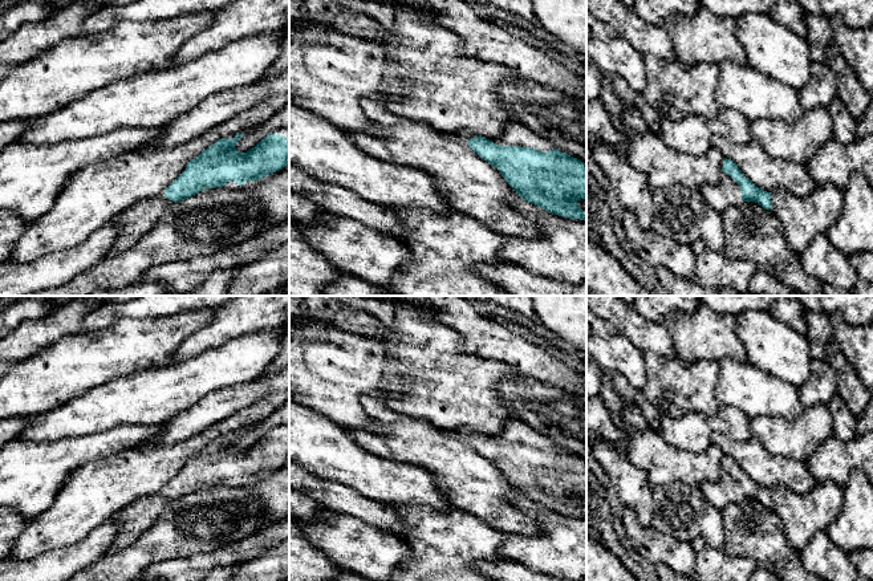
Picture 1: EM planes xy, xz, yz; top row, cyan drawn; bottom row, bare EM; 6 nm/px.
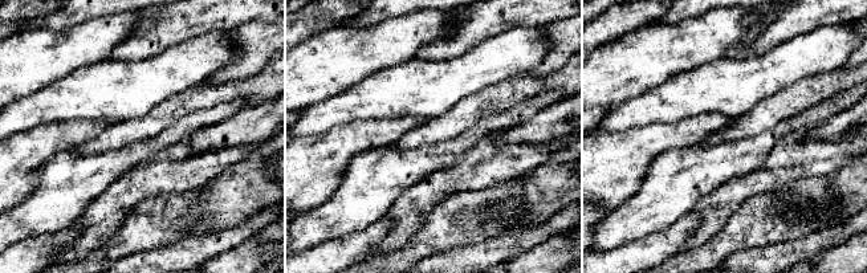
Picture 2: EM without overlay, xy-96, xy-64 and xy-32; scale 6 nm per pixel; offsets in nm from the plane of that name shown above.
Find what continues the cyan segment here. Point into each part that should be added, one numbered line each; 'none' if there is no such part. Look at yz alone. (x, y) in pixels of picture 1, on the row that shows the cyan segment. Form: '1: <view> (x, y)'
1: yz (725, 194)

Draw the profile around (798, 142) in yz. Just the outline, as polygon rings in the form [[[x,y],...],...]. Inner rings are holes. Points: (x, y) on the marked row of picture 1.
[[[827,107],[805,110],[796,123],[756,119],[750,123],[751,141],[759,143],[770,158],[807,166],[808,161],[835,137]]]

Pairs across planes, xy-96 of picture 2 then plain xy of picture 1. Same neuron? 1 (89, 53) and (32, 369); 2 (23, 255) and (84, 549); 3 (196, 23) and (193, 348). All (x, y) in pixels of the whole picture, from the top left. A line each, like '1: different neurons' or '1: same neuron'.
1: same neuron
2: same neuron
3: same neuron

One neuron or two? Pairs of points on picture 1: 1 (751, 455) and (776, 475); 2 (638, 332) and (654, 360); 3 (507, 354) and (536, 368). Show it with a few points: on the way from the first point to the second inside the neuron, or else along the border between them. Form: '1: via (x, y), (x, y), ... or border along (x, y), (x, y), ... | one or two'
1: via (758, 462), (770, 471) | one
2: border along (645, 352), (658, 352), (666, 356), (675, 354) | two
3: via (514, 354), (520, 354), (530, 361) | one

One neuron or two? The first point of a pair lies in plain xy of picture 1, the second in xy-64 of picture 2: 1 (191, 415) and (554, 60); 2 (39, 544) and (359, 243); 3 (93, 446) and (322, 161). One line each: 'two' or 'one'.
1: two
2: two
3: one

